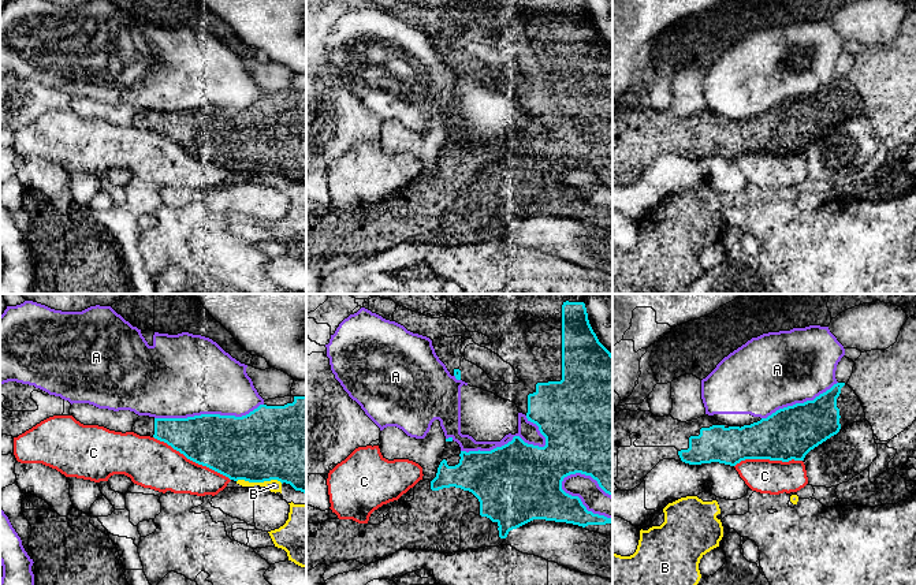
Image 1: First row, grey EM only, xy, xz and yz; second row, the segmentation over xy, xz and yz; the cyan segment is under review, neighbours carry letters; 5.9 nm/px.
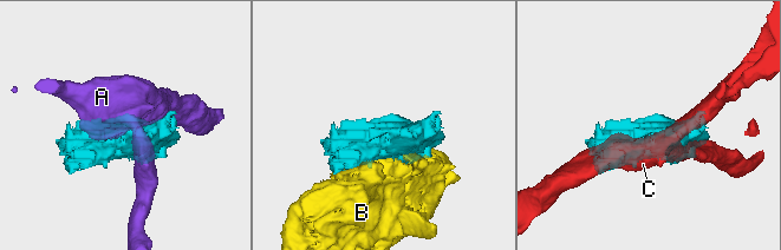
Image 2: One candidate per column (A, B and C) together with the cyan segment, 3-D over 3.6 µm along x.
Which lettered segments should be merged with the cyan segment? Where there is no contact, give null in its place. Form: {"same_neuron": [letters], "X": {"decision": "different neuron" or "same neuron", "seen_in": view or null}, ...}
{"same_neuron": [], "A": {"decision": "different neuron", "seen_in": "xz"}, "B": {"decision": "different neuron", "seen_in": "xy"}, "C": {"decision": "different neuron", "seen_in": "xy"}}

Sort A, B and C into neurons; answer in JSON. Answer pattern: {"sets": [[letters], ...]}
{"sets": [["A"], ["B"], ["C"]]}

